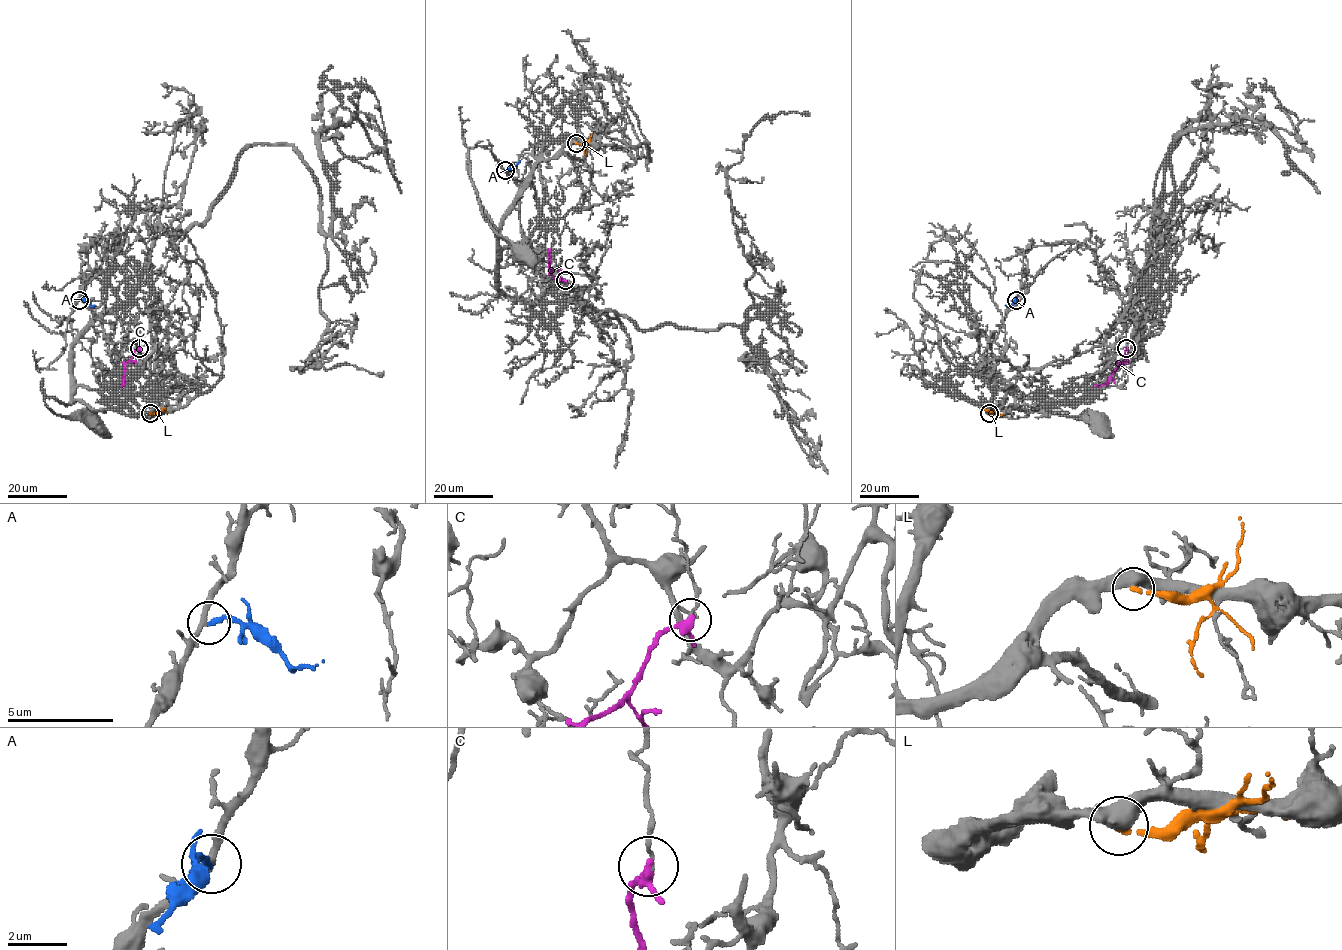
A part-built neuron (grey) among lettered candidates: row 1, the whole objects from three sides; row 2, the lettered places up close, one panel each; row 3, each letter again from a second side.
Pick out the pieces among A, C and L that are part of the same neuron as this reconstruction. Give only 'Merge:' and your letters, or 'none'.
Merge: none

